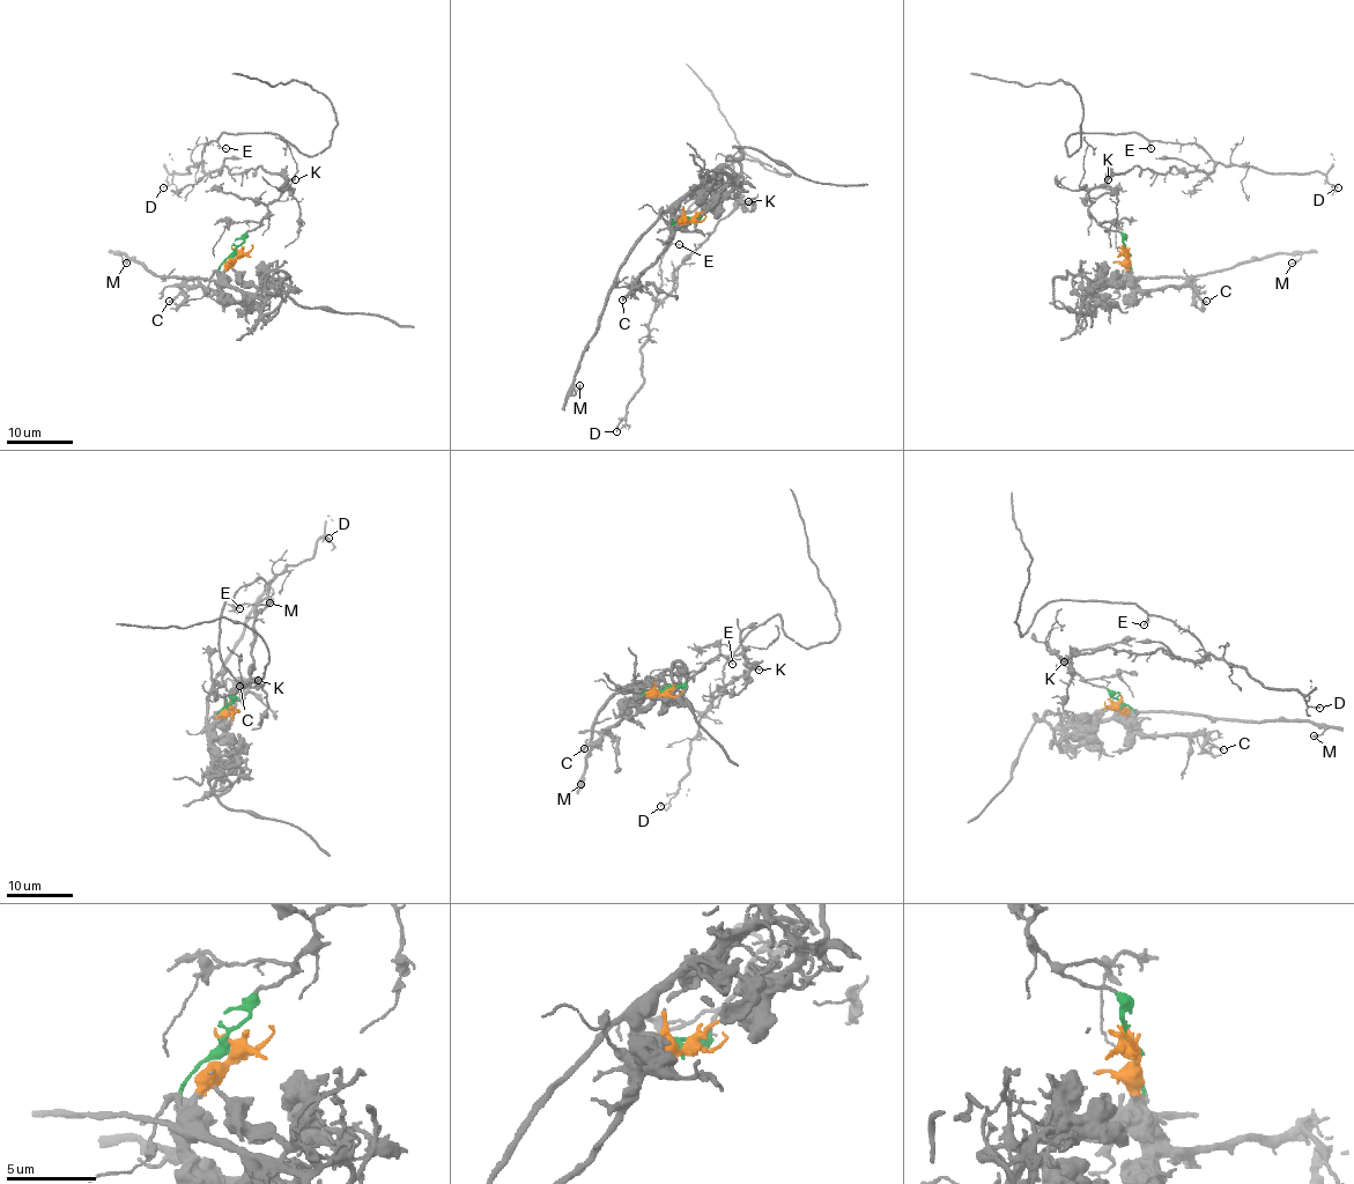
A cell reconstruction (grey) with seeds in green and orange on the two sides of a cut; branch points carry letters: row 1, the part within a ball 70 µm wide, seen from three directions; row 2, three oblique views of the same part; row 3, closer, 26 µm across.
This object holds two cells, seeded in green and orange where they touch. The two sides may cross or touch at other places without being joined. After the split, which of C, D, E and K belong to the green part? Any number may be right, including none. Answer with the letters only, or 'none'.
D, E, K

